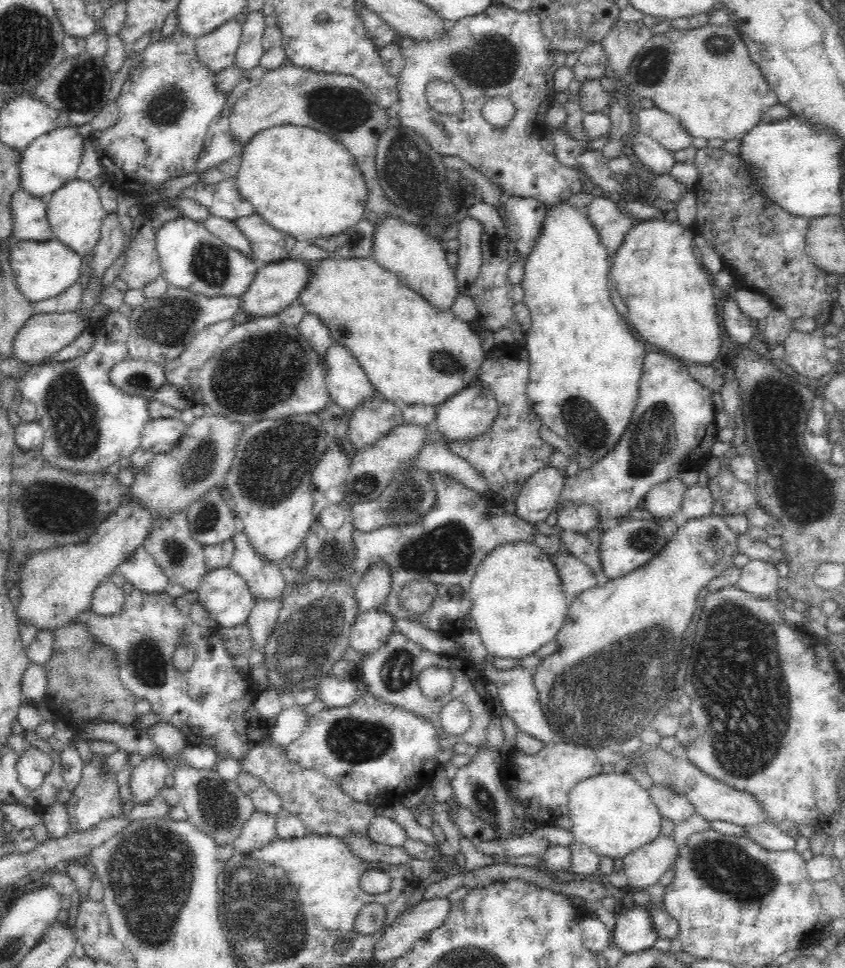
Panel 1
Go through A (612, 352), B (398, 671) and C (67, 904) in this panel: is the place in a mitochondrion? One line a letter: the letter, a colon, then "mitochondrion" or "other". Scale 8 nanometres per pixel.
A: other
B: mitochondrion
C: other

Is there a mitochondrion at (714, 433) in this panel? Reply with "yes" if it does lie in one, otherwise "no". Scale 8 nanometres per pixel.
no

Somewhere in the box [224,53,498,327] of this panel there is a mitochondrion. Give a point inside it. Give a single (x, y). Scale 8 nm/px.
(408, 169)

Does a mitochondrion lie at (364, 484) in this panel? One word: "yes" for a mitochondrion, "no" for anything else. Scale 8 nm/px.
yes

